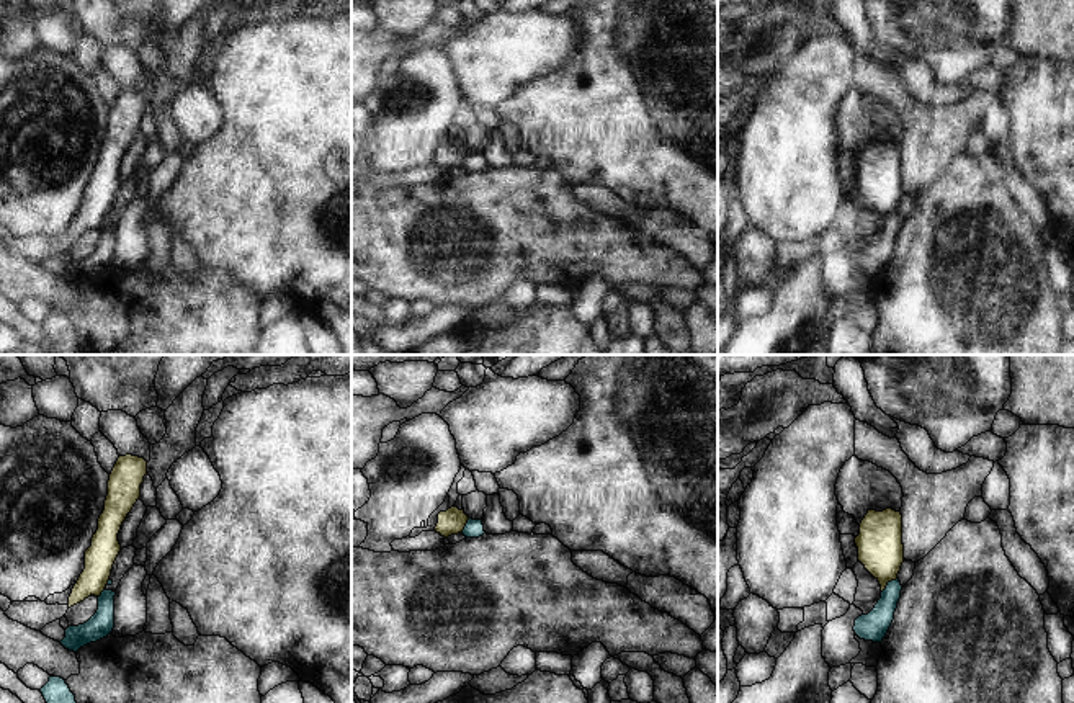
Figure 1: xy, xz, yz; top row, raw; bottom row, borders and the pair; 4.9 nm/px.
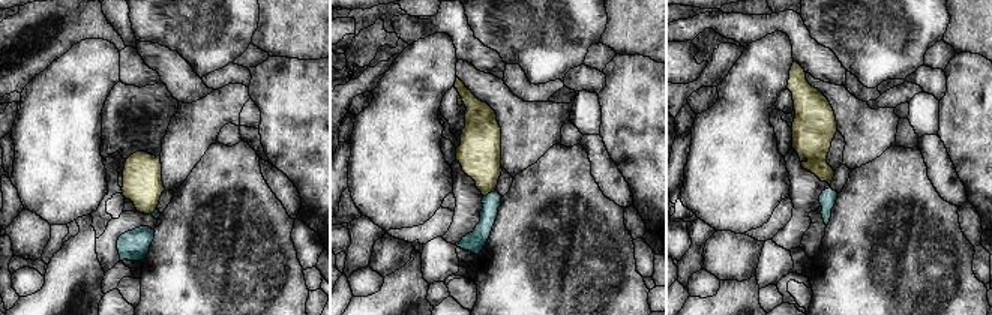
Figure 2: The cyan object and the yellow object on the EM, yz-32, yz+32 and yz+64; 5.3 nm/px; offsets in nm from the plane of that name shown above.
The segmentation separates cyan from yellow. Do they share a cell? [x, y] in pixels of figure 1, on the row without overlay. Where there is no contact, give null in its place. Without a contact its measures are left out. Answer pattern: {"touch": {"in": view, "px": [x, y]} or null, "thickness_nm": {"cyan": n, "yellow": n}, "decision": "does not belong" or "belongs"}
{"touch": {"in": "yz", "px": [888, 218]}, "thickness_nm": {"cyan": 140, "yellow": 220}, "decision": "does not belong"}

